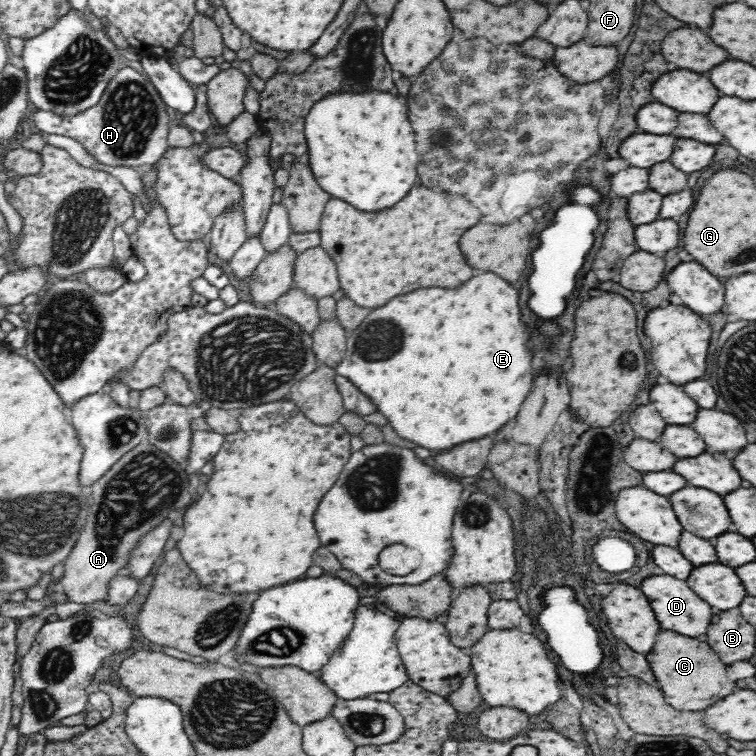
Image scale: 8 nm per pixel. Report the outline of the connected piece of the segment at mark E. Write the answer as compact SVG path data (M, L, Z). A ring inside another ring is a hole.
M486 272L480 276L470 278L470 282L466 282L460 288L448 290L448 288L420 288L416 292L404 294L404 296L396 296L394 300L390 300L390 304L375 308L362 321L362 324L348 333L346 341L346 354L340 365L334 367L336 375L346 377L362 394L366 395L372 403L376 404L376 410L382 412L388 418L388 424L394 428L394 432L404 438L410 440L422 448L428 450L436 450L436 452L446 452L456 444L462 442L470 442L470 440L480 440L490 434L496 434L500 428L508 422L511 425L514 416L518 414L518 408L522 406L526 395L530 392L530 384L532 384L532 354L528 350L528 328L526 324L520 324L520 304L518 304L518 290L514 290L510 284L506 284L506 280L502 280L500 276Z

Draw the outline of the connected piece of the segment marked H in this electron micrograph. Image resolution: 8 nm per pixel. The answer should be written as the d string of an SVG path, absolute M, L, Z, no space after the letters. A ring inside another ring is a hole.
M130 67L121 68L110 80L102 98L92 108L71 117L60 117L52 112L37 110L34 122L42 133L68 136L82 144L82 147L94 157L96 163L104 166L147 167L156 164L170 147L168 135L173 122L166 112L166 104L144 73L138 73Z

